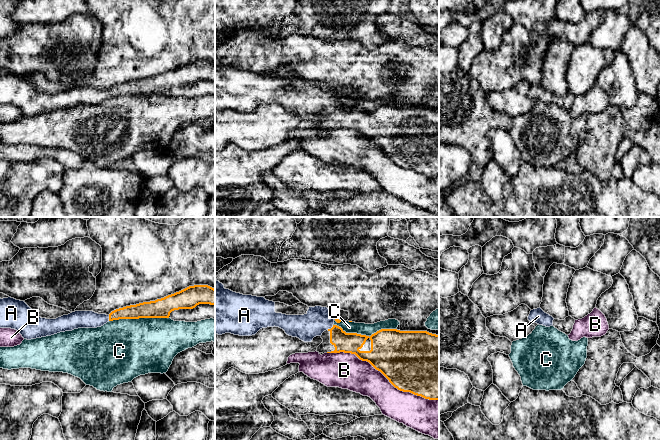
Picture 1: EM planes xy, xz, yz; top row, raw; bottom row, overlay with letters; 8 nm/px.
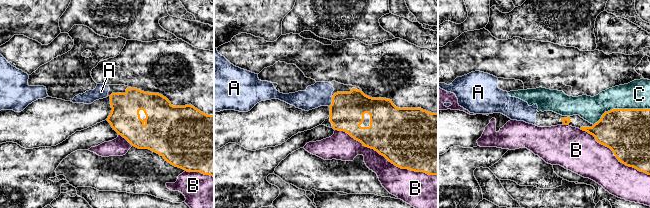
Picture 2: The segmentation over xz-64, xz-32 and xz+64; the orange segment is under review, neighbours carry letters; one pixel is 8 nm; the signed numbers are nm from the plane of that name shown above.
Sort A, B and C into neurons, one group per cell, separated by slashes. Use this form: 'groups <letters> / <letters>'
groups A / B / C

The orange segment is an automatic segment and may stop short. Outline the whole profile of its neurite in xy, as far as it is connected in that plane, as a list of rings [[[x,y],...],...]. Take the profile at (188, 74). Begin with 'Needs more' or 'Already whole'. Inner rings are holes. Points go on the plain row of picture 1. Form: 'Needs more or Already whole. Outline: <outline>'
Needs more. Outline: [[[194,61],[155,77],[116,85],[109,91],[75,87],[56,95],[38,93],[24,77],[8,73],[0,74],[0,104],[15,105],[31,116],[78,104],[97,104],[119,95],[169,94],[174,86],[193,85],[199,80],[215,81],[215,65]]]

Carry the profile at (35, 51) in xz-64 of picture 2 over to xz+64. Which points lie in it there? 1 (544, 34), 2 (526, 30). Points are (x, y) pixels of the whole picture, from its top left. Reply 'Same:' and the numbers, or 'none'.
Same: none

